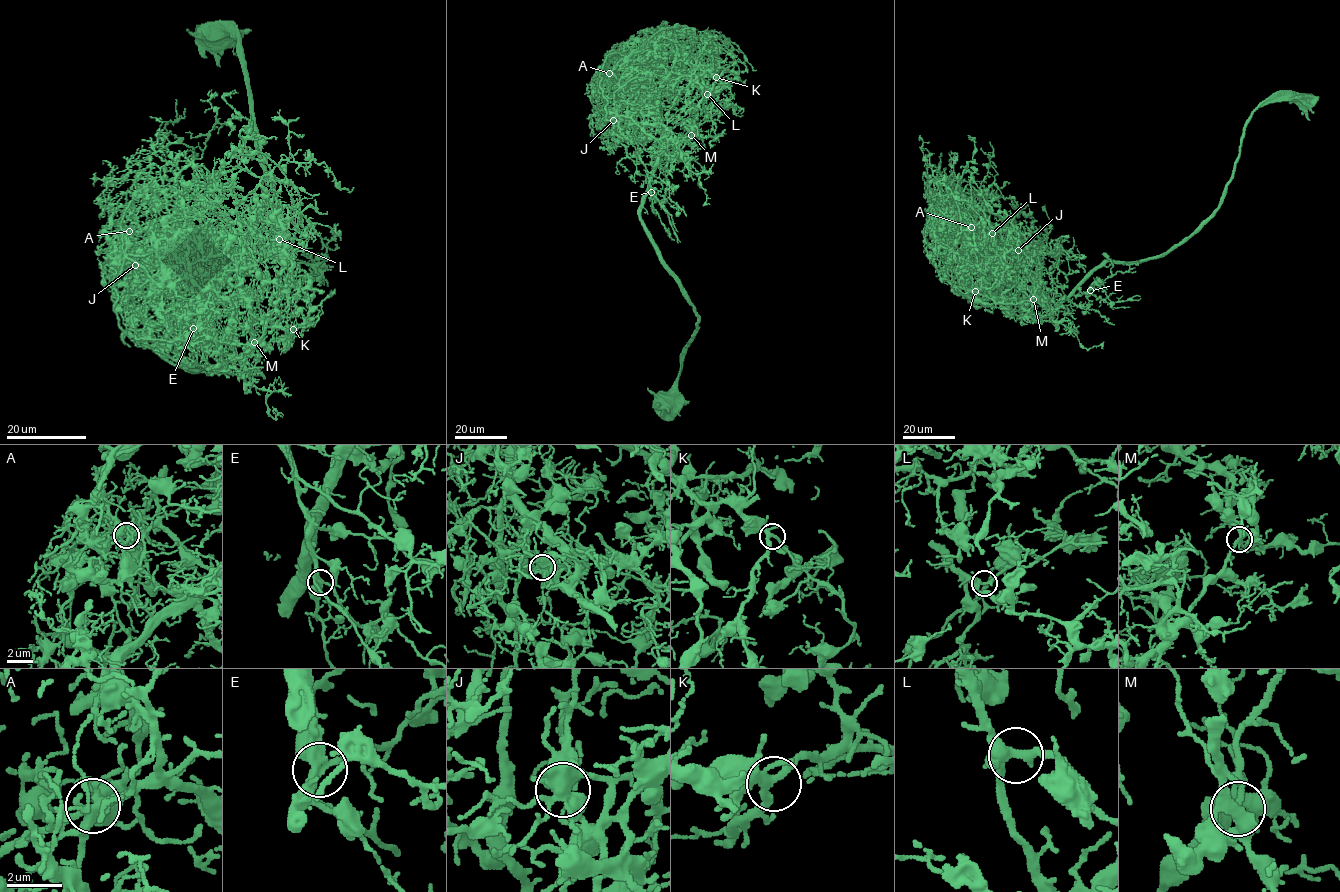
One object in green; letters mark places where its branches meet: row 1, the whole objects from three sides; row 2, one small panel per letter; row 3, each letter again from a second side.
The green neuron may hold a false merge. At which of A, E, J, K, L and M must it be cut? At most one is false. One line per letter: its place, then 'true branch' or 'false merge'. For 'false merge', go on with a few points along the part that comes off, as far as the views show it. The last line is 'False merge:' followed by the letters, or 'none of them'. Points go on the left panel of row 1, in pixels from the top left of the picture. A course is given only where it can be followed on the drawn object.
A: at (129, 231); true branch
E: at (193, 328); true branch
J: at (135, 265); false merge; foreign part runs (135, 265), (127, 311), (142, 339), (124, 343), (114, 310), (123, 261), (159, 283), (165, 226), (194, 212)
K: at (293, 329); true branch
L: at (279, 239); true branch
M: at (254, 342); true branch
False merge: J

